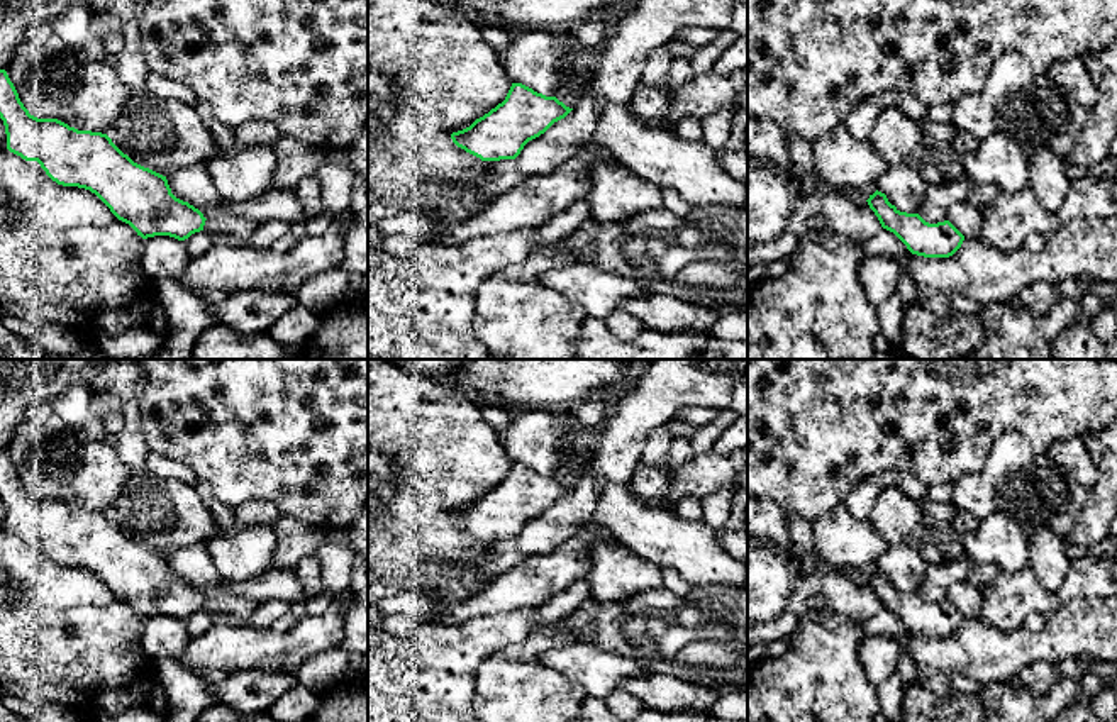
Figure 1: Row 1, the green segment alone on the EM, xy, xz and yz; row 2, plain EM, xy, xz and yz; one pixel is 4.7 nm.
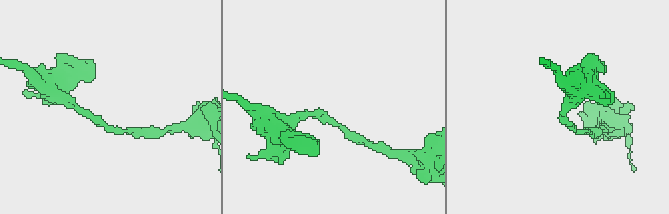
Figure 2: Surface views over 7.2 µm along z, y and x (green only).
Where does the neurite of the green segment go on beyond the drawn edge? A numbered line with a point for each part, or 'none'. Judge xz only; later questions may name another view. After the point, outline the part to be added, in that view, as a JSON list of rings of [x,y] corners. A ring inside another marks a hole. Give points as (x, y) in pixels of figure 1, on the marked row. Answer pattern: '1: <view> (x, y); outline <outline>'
none

